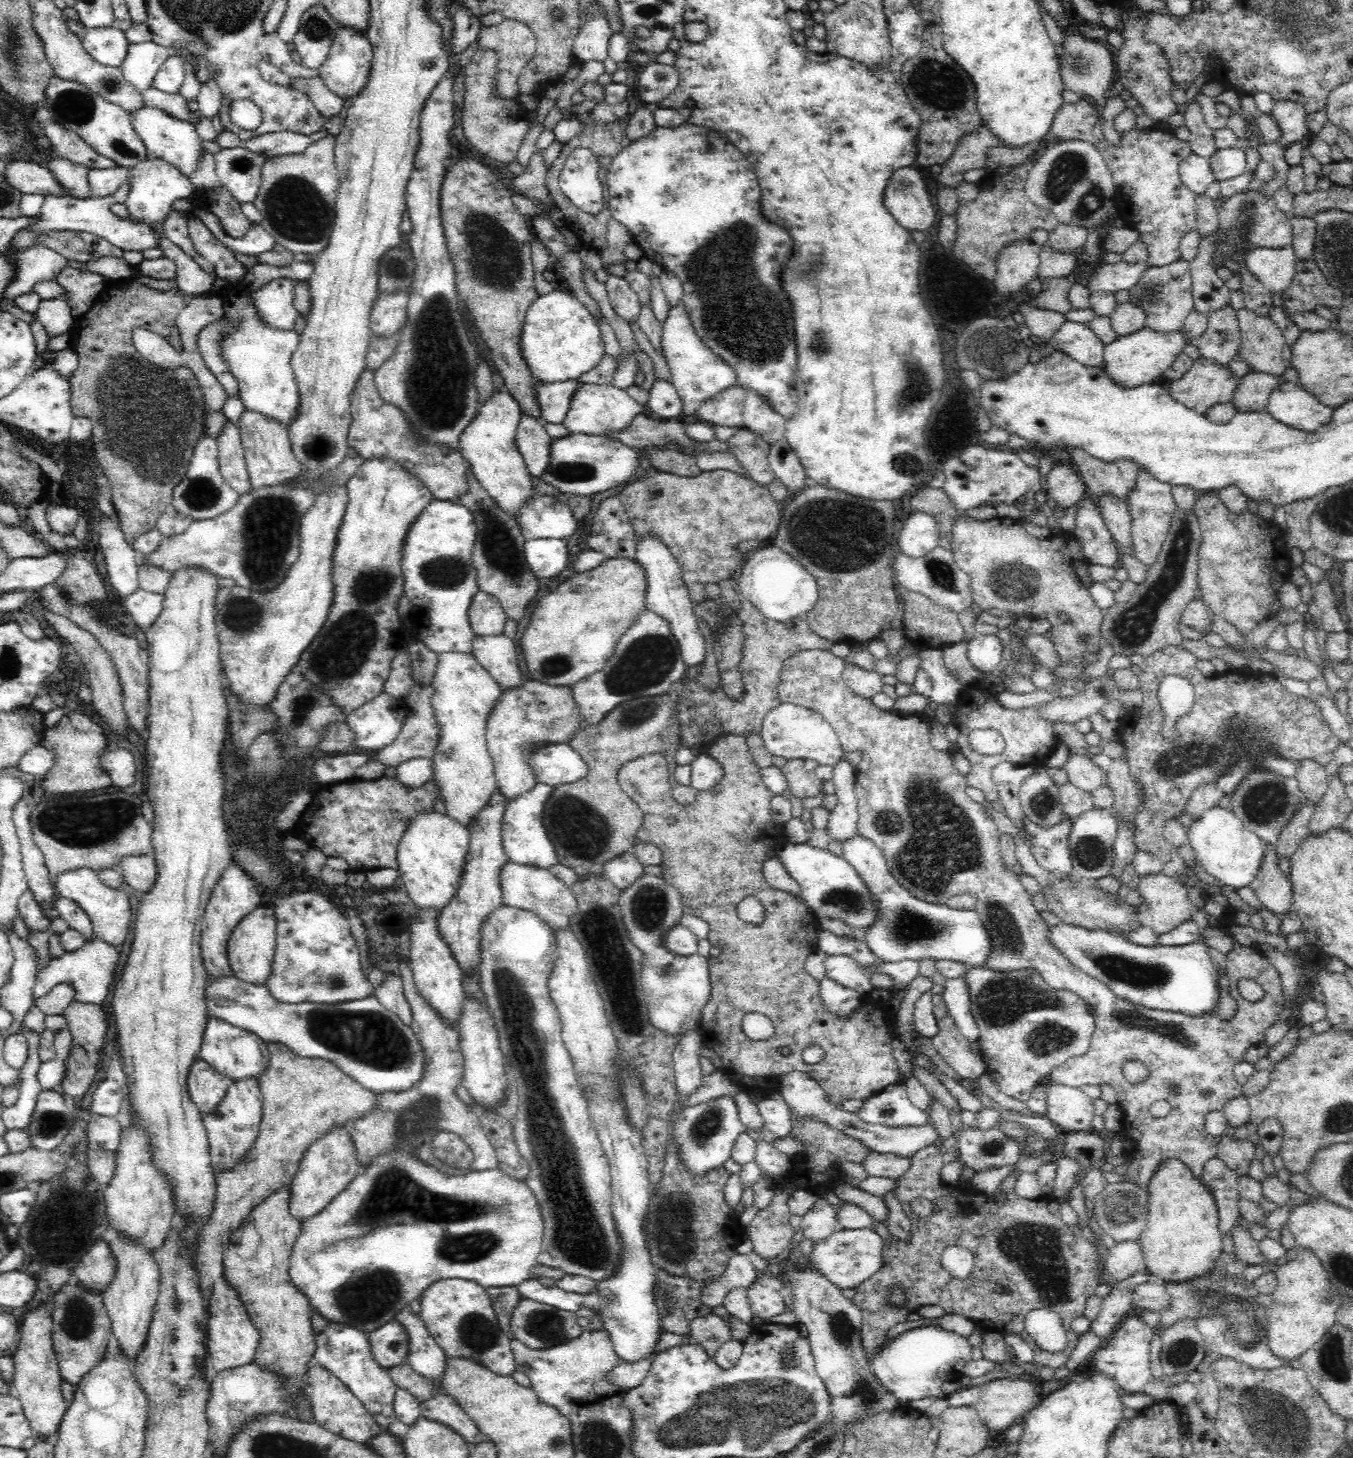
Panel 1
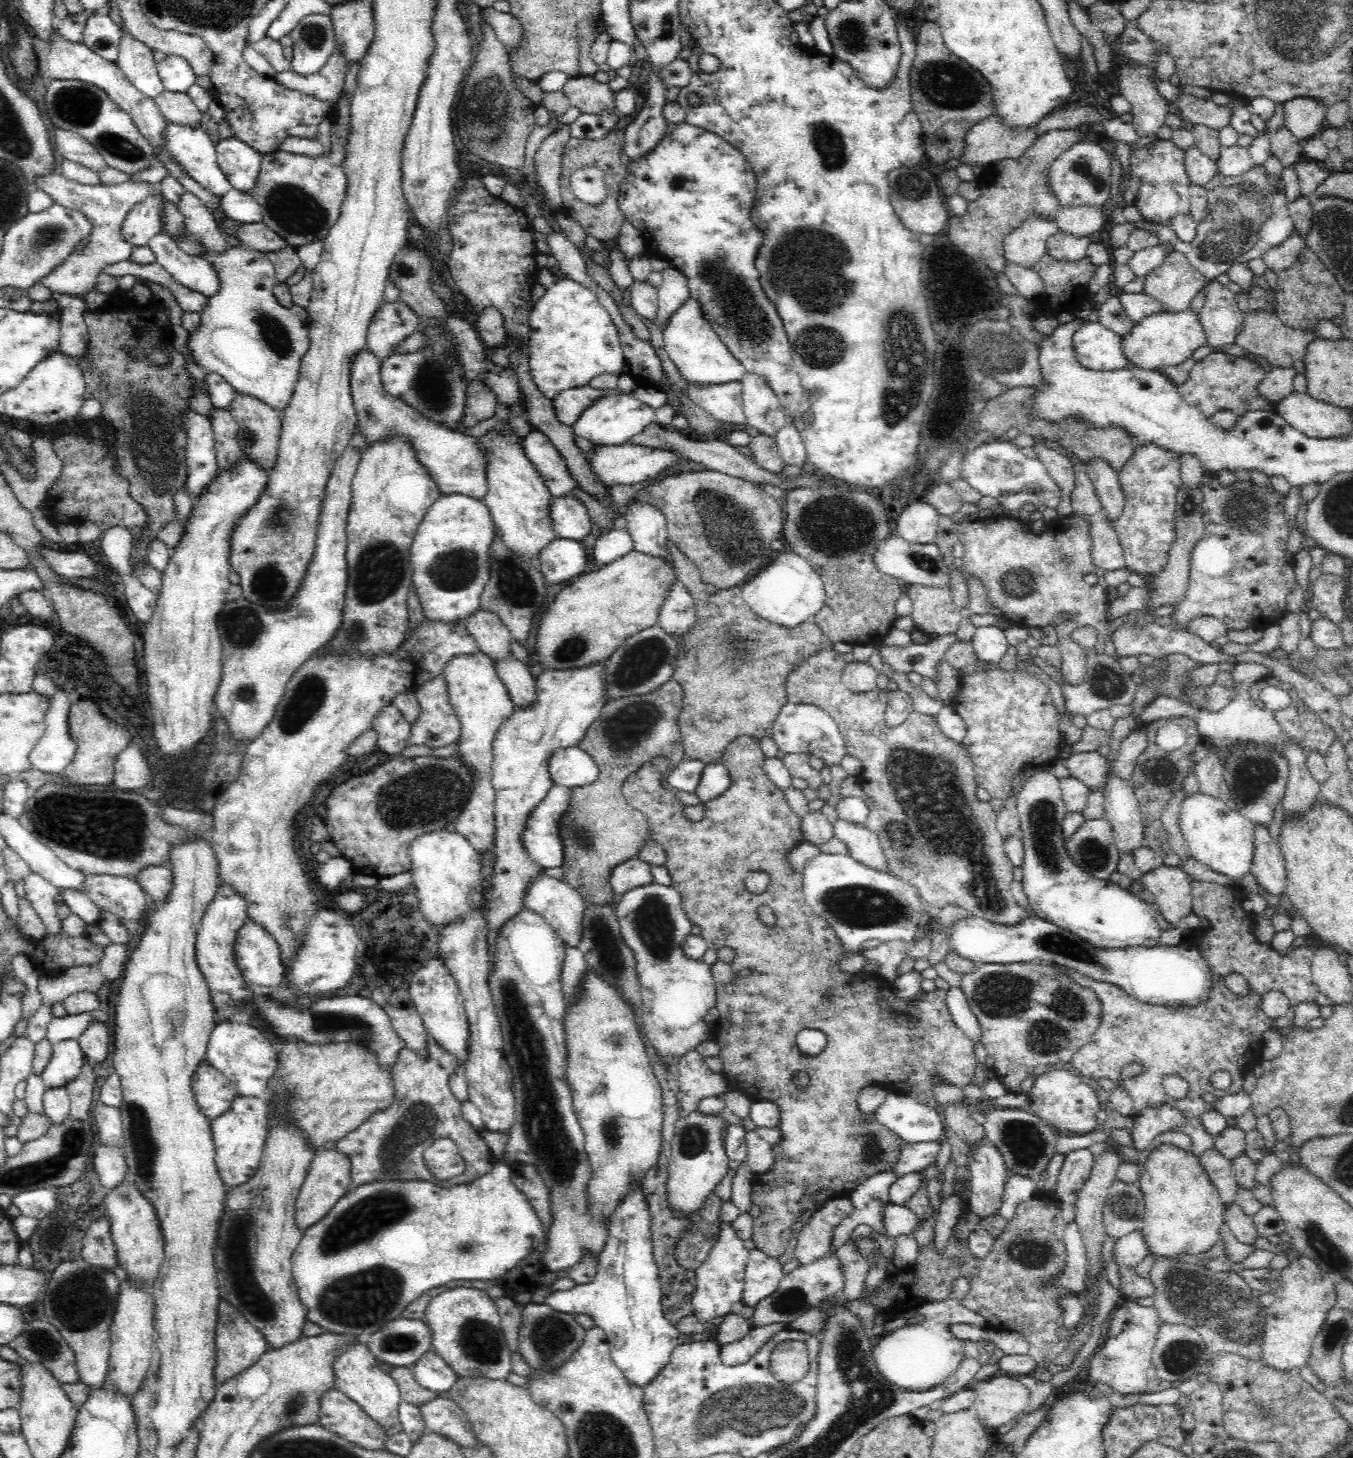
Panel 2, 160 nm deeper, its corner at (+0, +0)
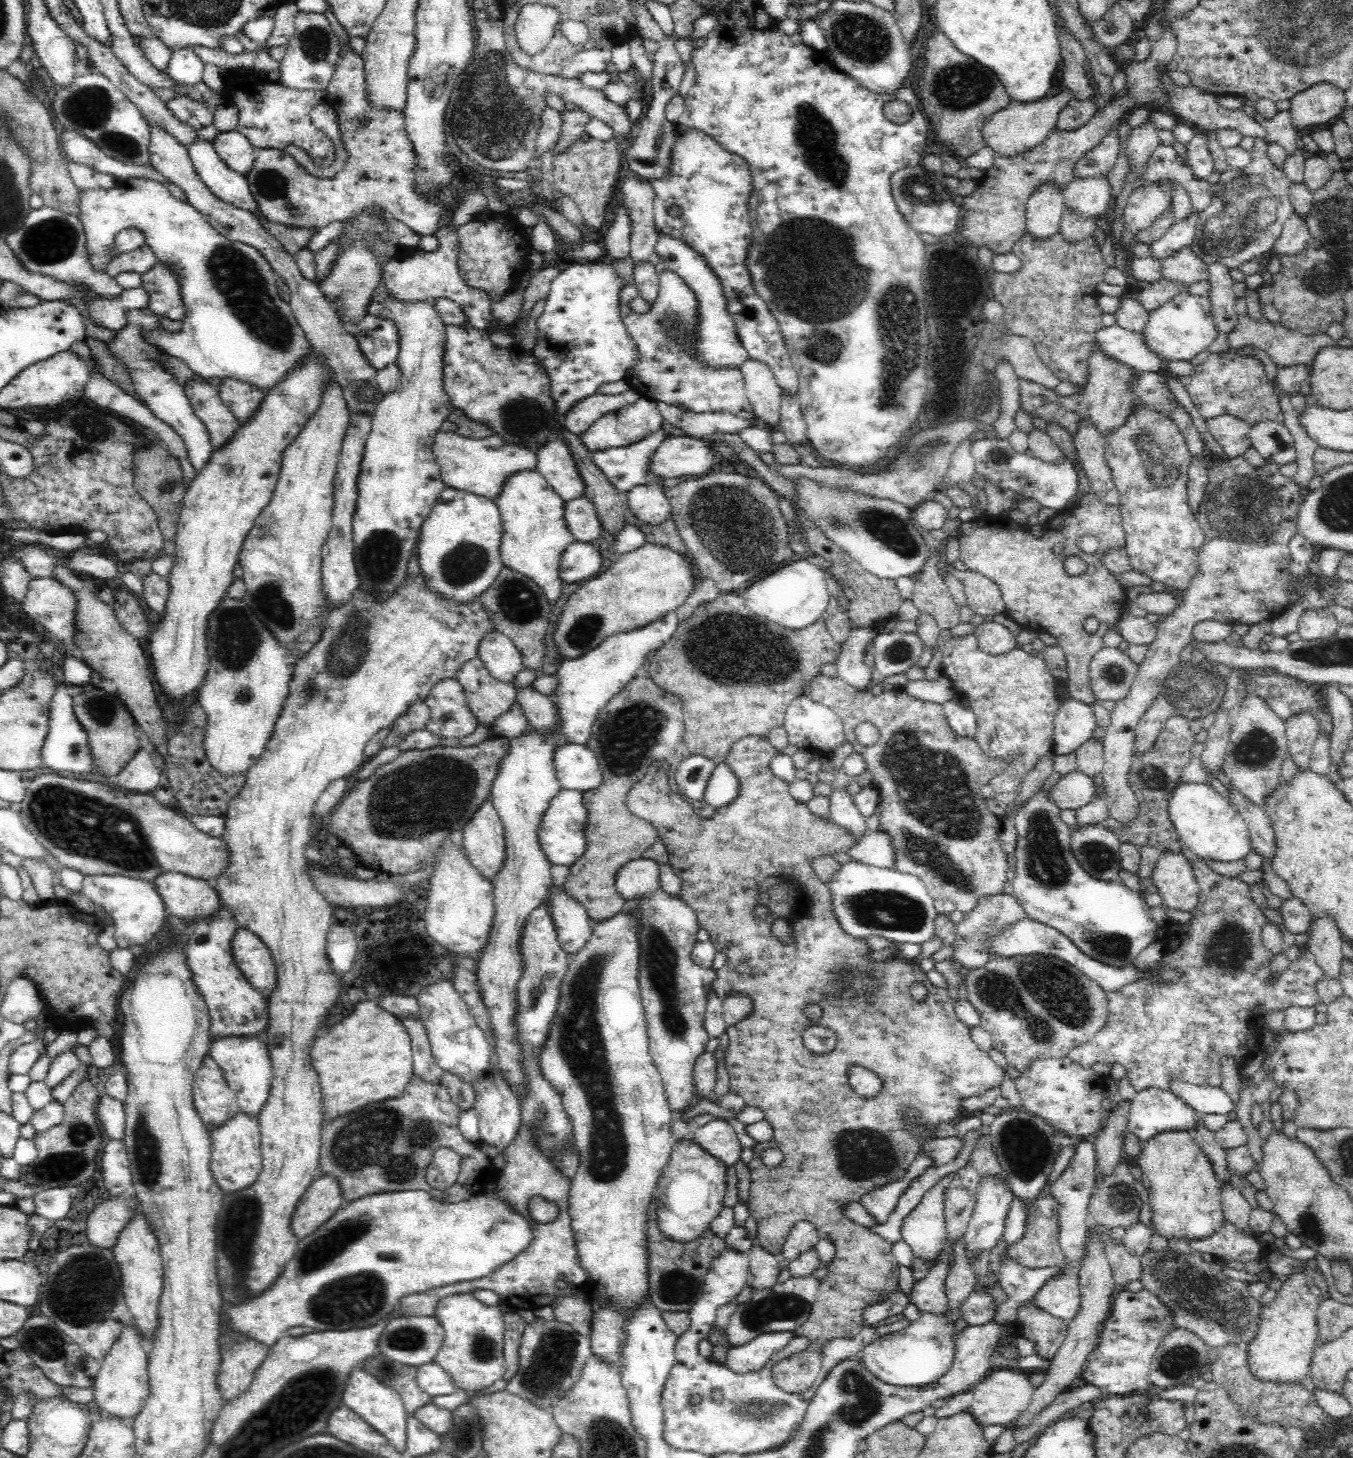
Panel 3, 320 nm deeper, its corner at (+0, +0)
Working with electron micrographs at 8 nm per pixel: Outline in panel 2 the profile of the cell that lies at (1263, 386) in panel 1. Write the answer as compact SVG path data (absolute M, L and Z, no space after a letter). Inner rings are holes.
M1292 367L1268 369L1266 376L1256 386L1256 393L1265 402L1275 403L1294 392L1293 379L1296 375Z

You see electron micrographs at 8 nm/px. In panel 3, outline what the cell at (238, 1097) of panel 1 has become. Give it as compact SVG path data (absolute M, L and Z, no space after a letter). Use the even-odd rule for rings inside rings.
M240 1111L210 1131L212 1139L210 1168L216 1183L226 1193L238 1192L251 1185L262 1168L259 1117Z

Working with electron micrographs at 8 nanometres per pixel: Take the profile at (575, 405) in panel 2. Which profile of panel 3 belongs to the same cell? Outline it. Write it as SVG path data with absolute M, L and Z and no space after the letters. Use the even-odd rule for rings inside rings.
M630 389L616 395L592 394L584 397L580 402L563 416L564 426L568 431L581 434L600 416L614 412L616 408L622 408L628 404L634 404L640 398L640 394Z

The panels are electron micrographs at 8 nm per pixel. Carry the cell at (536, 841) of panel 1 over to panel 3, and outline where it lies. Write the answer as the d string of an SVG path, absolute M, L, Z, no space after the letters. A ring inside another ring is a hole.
M561 788L545 808L538 825L538 845L545 859L553 866L570 867L584 852L584 835L580 834L586 824L585 808L579 790Z

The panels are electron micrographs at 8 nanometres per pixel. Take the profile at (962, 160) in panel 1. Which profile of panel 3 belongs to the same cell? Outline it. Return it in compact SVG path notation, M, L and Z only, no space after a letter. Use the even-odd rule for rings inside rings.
M1062 91L1062 94L1058 94L1054 98L1044 98L1034 104L1011 102L1006 108L984 119L984 124L980 127L980 134L985 146L991 148L996 153L996 157L1024 155L1028 148L1040 144L1045 136L1048 136L1050 129L1055 127L1058 113L1069 103L1069 100L1075 98L1072 93L1072 91Z

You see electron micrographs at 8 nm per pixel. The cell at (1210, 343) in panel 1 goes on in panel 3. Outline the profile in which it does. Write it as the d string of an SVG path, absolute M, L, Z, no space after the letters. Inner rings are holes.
M1221 264L1209 266L1208 284L1210 292L1207 299L1210 303L1212 322L1217 334L1228 334L1234 330L1239 314L1235 309L1236 294L1232 289L1235 283L1229 275L1230 269Z

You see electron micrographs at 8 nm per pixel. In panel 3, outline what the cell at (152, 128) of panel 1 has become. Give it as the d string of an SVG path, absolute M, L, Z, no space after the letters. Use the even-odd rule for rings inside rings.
M196 133L185 148L200 180L220 200L228 201L248 214L259 209L253 199L250 182L224 164L212 142Z

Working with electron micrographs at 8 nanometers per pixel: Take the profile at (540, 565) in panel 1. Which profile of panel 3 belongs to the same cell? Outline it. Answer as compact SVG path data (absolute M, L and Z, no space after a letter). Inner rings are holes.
M572 541L559 556L558 576L561 582L581 583L600 572L603 558L593 542Z

